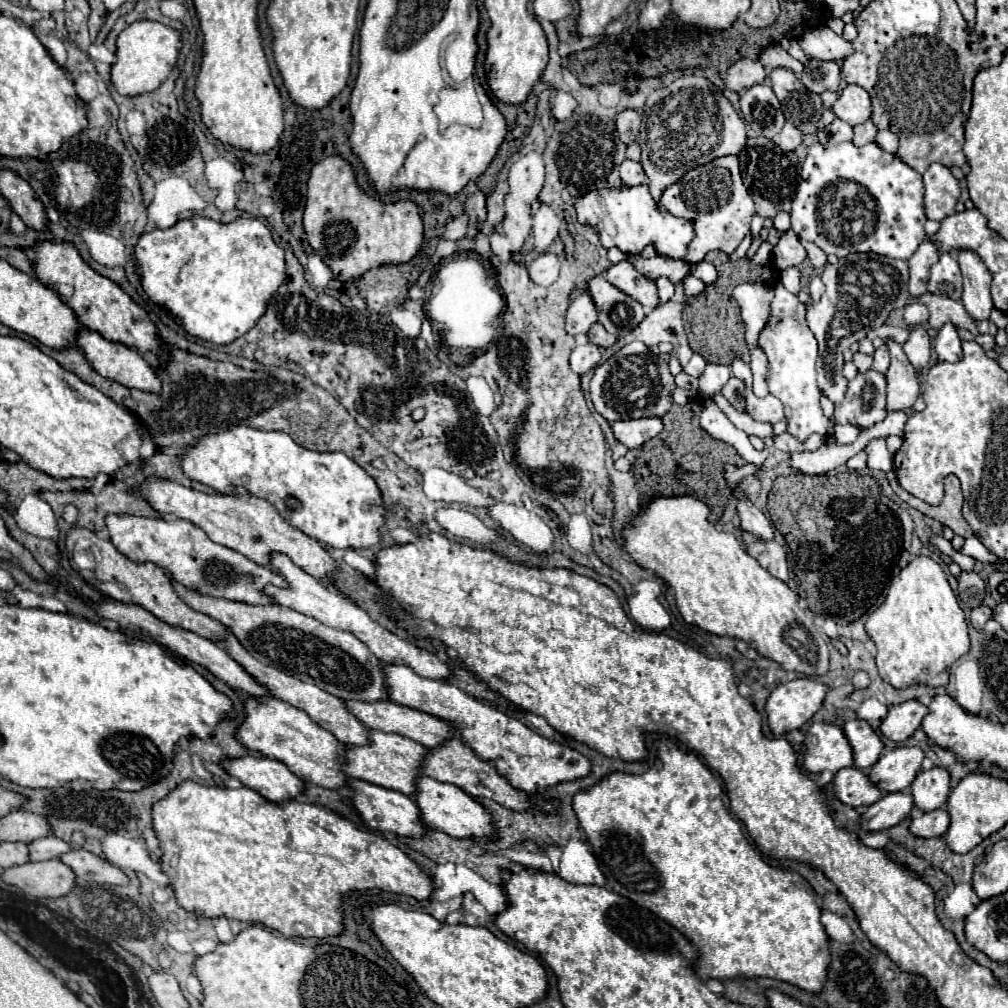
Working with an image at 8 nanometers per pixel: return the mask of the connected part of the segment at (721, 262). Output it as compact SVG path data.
M712 251L706 255L706 261L718 269L718 281L708 285L700 295L692 297L684 307L684 329L688 335L688 343L694 353L700 353L708 363L730 365L734 359L742 359L748 363L750 351L744 341L744 323L740 319L740 309L732 299L732 289L740 283L766 283L774 285L774 269L772 267L756 267L748 257L738 261L728 261L726 253Z

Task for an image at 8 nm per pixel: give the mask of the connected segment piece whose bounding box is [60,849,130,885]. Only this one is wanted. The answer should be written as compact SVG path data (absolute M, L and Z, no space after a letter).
M72 849L60 857L62 863L66 863L78 877L84 877L94 883L110 883L110 885L126 885L130 879L124 875L122 869L110 865L108 861L96 857L94 853L86 849Z

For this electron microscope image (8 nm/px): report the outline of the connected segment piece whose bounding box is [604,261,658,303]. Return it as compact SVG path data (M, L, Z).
M620 261L612 267L608 267L604 277L608 283L612 283L620 291L628 293L638 303L658 303L658 293L656 293L654 281L640 277L638 271L628 261Z

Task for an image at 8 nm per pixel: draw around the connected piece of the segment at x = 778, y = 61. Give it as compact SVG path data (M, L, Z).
M766 47L764 53L760 55L760 63L766 67L766 69L776 69L776 67L786 67L786 69L792 69L796 75L802 73L804 65L796 59L792 59L782 47Z

